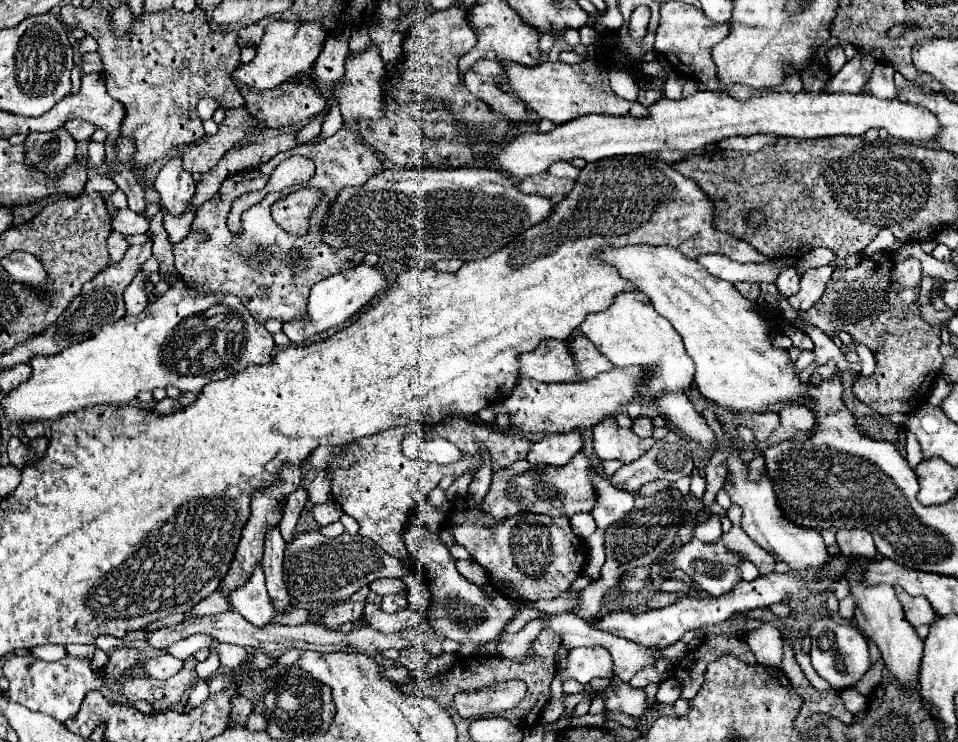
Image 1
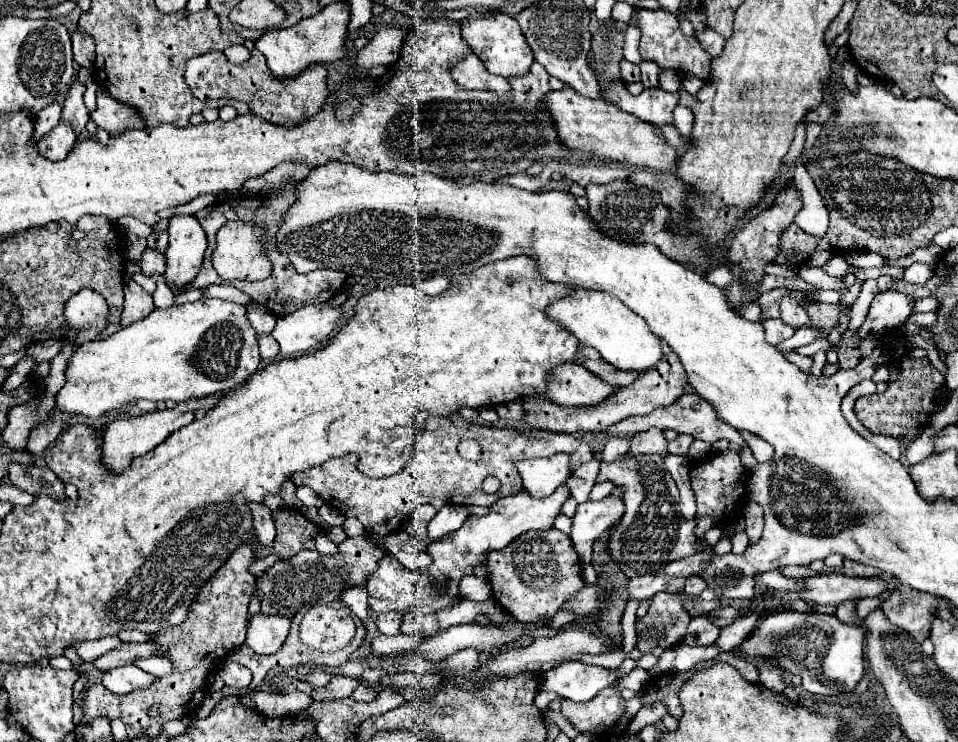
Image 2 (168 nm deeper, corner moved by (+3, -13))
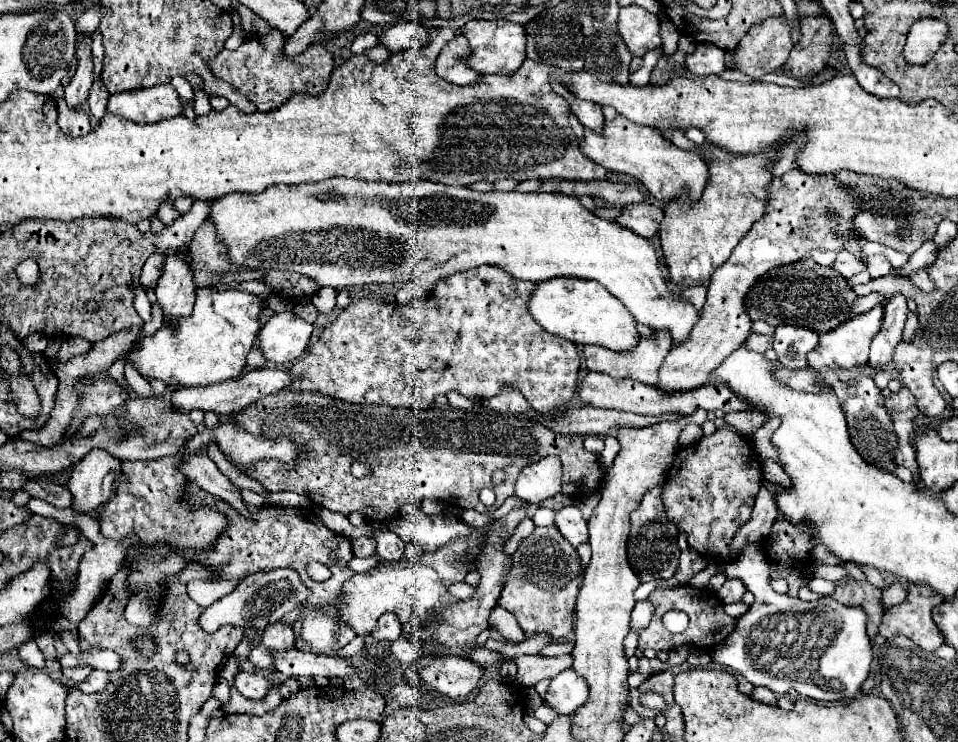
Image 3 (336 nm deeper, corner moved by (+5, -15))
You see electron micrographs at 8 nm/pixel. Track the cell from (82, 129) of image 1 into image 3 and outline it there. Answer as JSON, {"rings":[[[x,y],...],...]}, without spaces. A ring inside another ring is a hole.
{"rings":[[[84,37],[82,41],[76,43],[76,59],[78,59],[76,75],[64,89],[64,99],[70,103],[70,107],[82,107],[88,101],[88,91],[94,81],[92,77],[92,71],[94,71],[92,37]]]}

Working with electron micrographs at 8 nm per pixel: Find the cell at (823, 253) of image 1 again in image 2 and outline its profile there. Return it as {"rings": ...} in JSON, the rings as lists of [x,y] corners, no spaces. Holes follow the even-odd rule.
{"rings":[[[834,255],[834,257],[830,257],[828,259],[828,263],[822,267],[830,277],[842,277],[844,273],[846,273],[846,269],[848,269],[848,263],[846,263],[846,259],[842,257],[842,255]]]}

